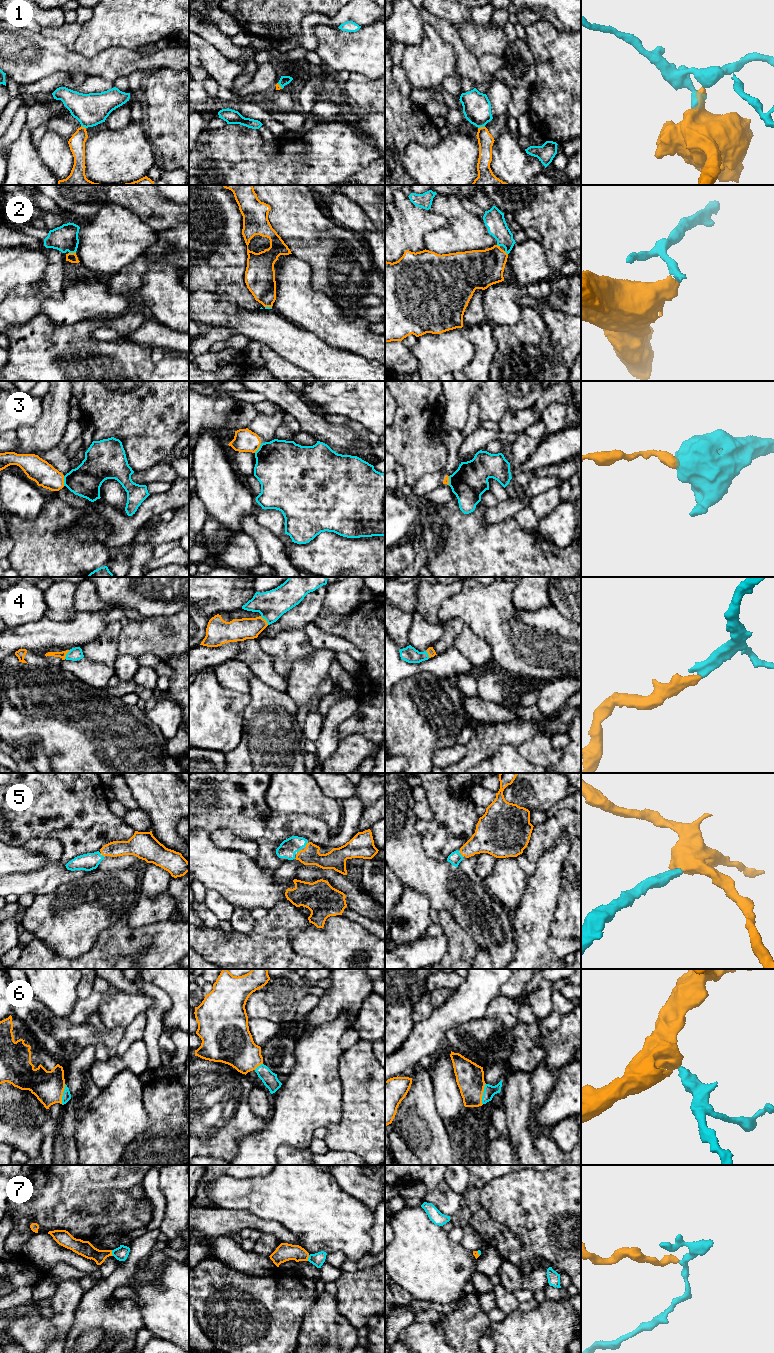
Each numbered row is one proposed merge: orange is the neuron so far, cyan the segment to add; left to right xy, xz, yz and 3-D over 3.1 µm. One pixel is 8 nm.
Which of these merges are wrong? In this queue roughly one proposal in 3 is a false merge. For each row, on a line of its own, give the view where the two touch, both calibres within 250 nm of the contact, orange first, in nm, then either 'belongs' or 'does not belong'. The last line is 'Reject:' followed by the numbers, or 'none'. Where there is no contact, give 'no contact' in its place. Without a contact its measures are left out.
1: contact in yz; calibres 130 and 220 nm; does not belong
2: contact in xy; calibres 80 and 200 nm; belongs
3: contact in xy; calibres 190 and 260 nm; does not belong
4: contact in xz; calibres 180 and 220 nm; belongs
5: contact in xz; calibres 150 and 140 nm; belongs
6: contact in xy; calibres 260 and 70 nm; belongs
7: contact in xy; calibres 130 and 120 nm; does not belong
Reject: 1, 3, 7

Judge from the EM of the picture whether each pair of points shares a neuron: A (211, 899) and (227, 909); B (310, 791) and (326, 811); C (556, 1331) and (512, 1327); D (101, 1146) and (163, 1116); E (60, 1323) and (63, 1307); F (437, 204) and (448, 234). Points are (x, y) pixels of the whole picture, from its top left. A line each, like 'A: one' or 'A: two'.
A: one
B: one
C: one
D: two
E: one
F: one

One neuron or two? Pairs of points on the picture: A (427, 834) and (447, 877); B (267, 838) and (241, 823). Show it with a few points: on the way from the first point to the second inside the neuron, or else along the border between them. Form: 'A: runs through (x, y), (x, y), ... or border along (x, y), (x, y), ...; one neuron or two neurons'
A: border along (423, 846), (428, 857), (446, 861); two neurons
B: runs through (261, 832), (252, 823), (247, 823); one neuron

